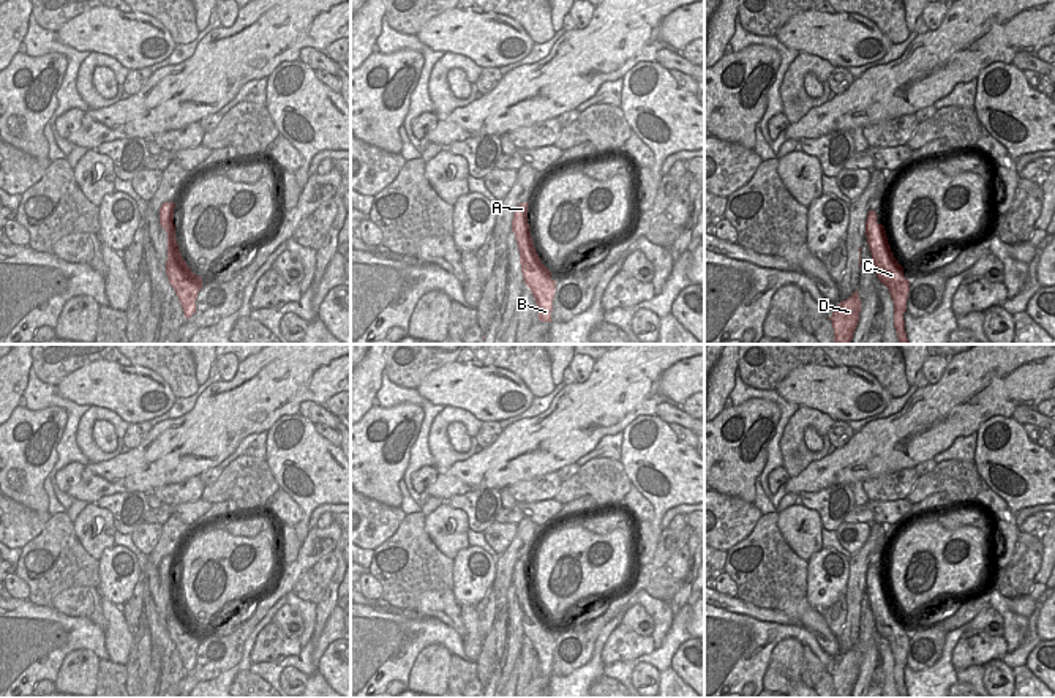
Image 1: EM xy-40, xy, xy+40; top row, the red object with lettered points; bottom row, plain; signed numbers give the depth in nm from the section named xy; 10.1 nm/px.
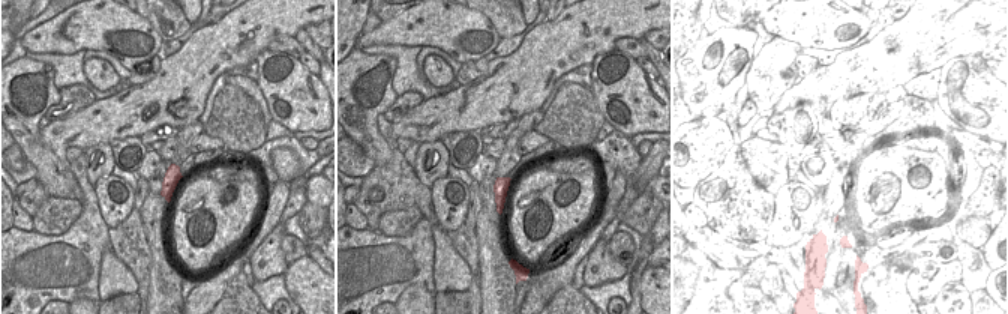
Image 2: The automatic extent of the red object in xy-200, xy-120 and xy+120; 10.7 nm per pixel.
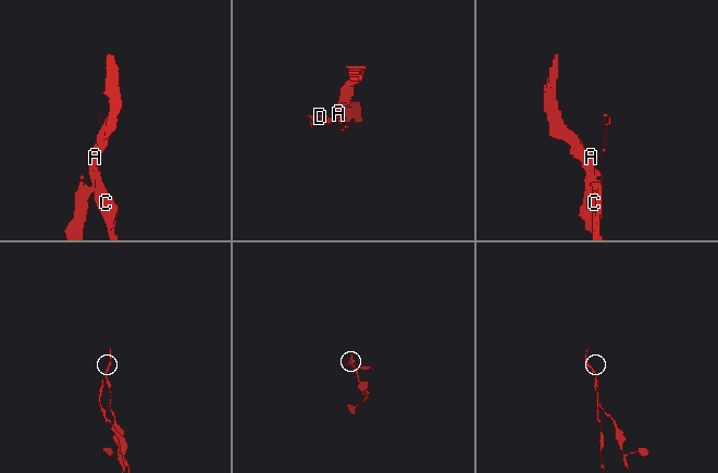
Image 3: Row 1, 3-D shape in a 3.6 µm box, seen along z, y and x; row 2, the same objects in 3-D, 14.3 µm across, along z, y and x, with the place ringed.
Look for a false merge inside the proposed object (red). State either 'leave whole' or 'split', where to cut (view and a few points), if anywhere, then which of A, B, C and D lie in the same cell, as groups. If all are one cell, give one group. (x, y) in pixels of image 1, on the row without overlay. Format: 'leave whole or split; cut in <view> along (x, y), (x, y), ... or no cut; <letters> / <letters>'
split; cut in xy+40 along (866, 575), (866, 589); A B C / D

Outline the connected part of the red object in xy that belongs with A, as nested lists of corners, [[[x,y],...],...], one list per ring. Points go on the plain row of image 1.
[[[528,556],[515,562],[512,584],[520,603],[520,617],[524,638],[531,643],[539,665],[539,674],[551,676],[553,652],[556,647],[556,635],[551,625],[542,617],[531,591],[528,576]]]

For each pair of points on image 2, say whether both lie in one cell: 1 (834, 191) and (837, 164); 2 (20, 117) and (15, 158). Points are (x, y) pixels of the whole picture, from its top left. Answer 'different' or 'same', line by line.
1: same
2: different

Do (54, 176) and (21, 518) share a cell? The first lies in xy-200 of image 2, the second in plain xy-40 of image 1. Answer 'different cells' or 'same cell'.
different cells

